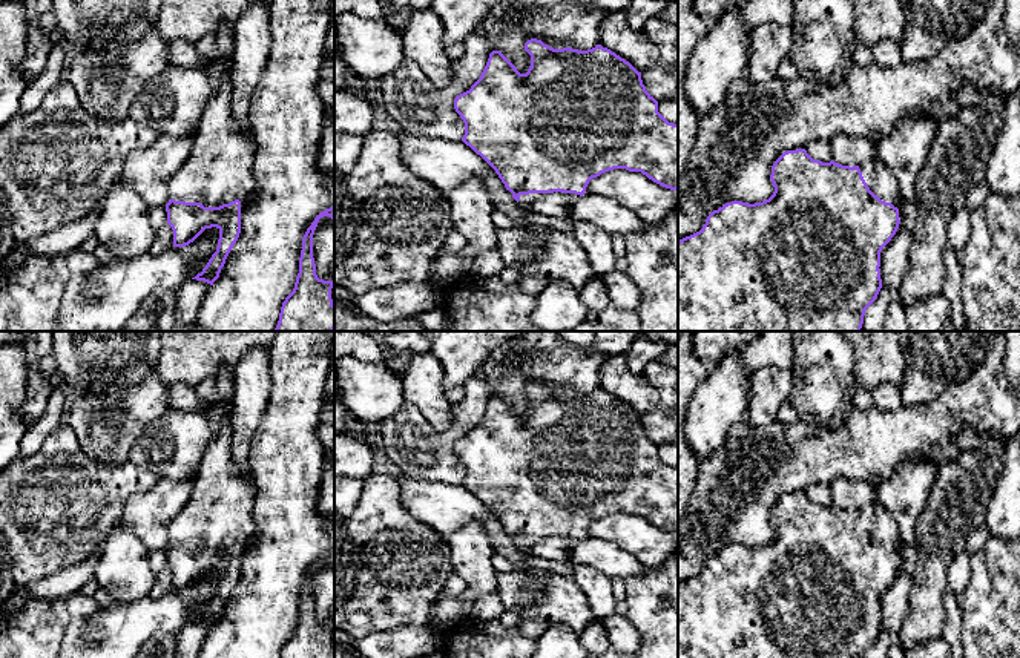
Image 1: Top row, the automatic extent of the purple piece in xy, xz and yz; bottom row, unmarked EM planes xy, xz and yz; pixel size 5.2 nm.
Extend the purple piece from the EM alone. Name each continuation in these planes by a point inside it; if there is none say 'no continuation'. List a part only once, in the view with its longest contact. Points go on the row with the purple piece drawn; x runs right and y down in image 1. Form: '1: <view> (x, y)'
1: xy (220, 169)

